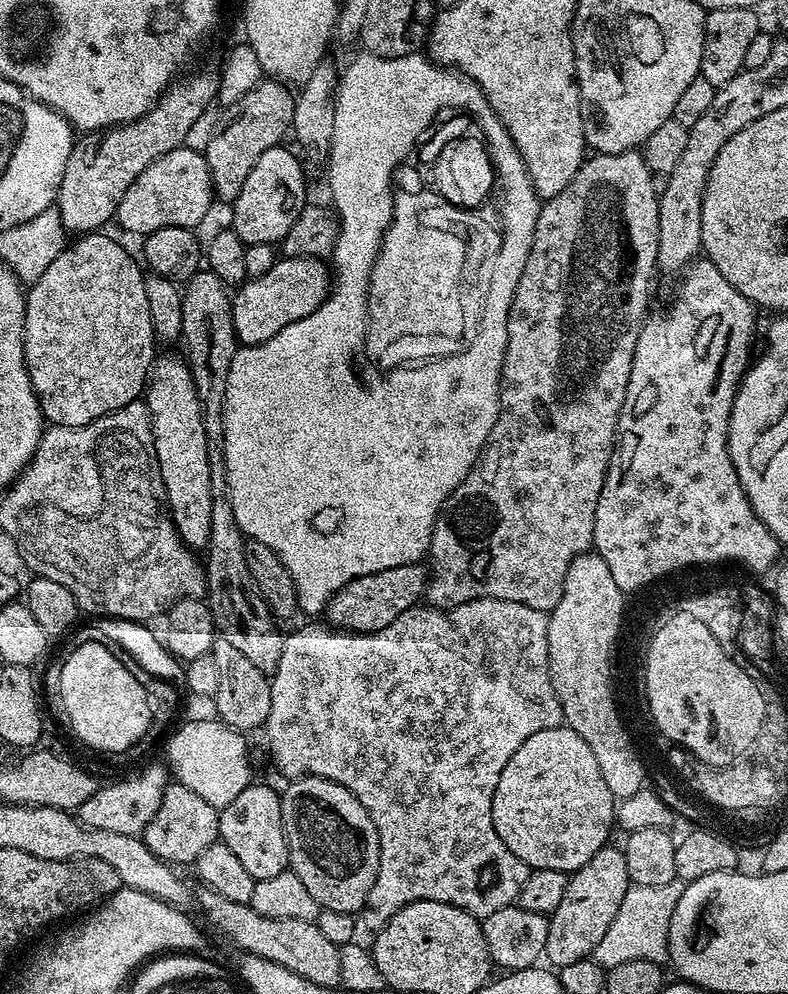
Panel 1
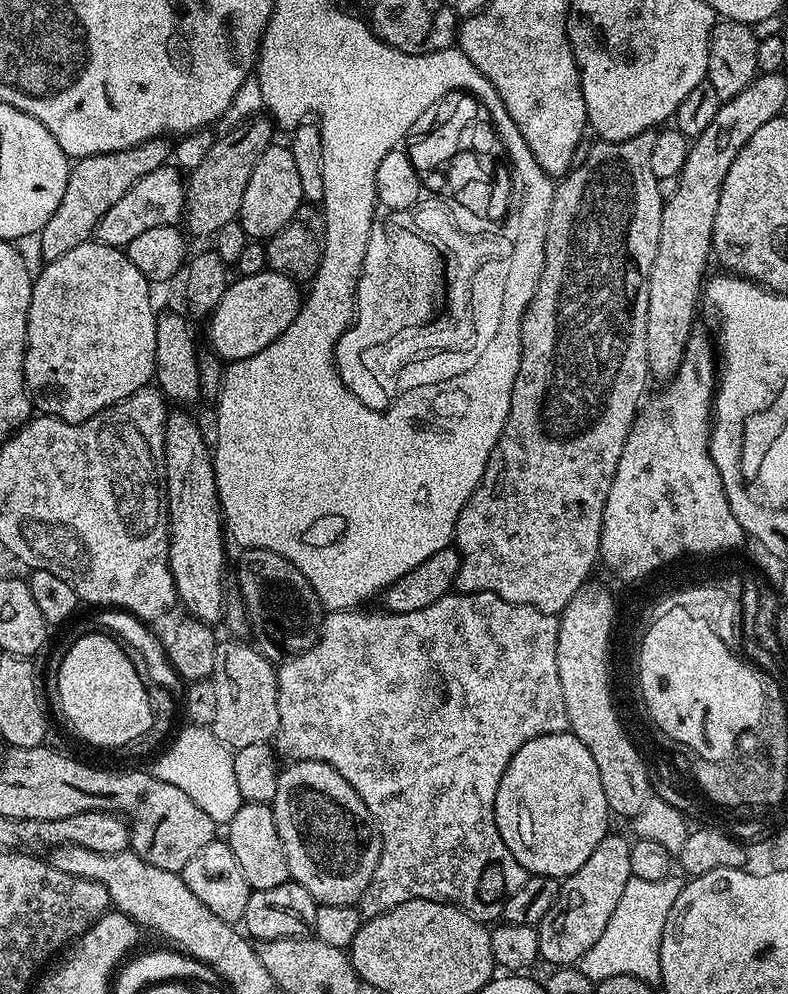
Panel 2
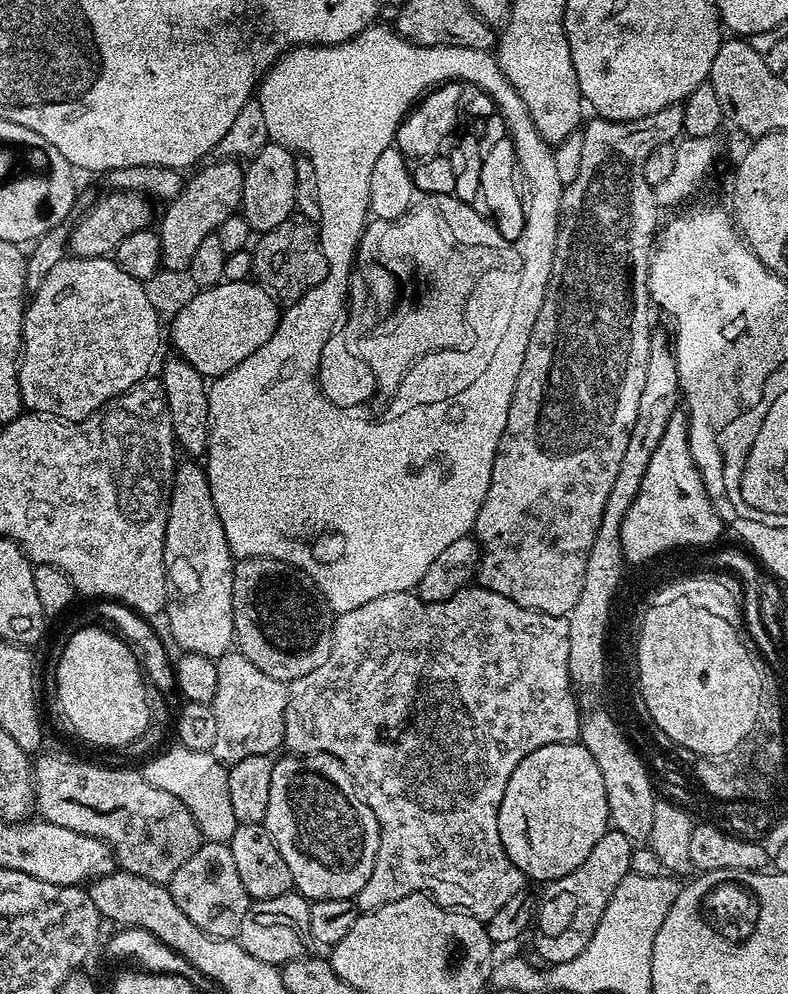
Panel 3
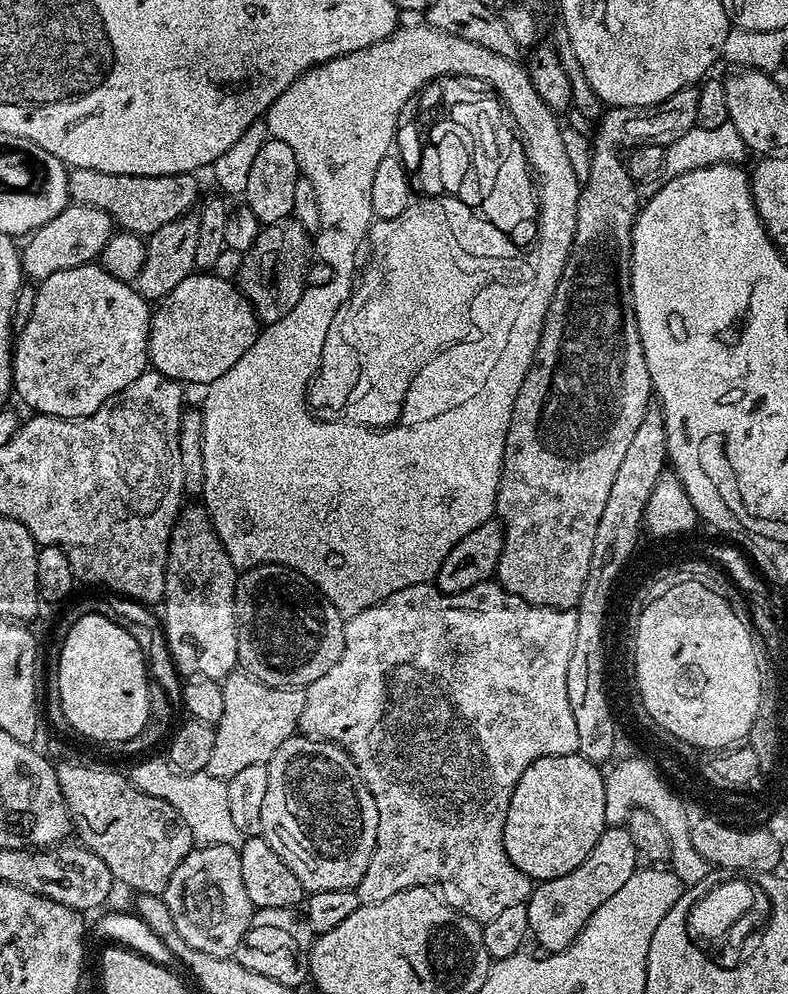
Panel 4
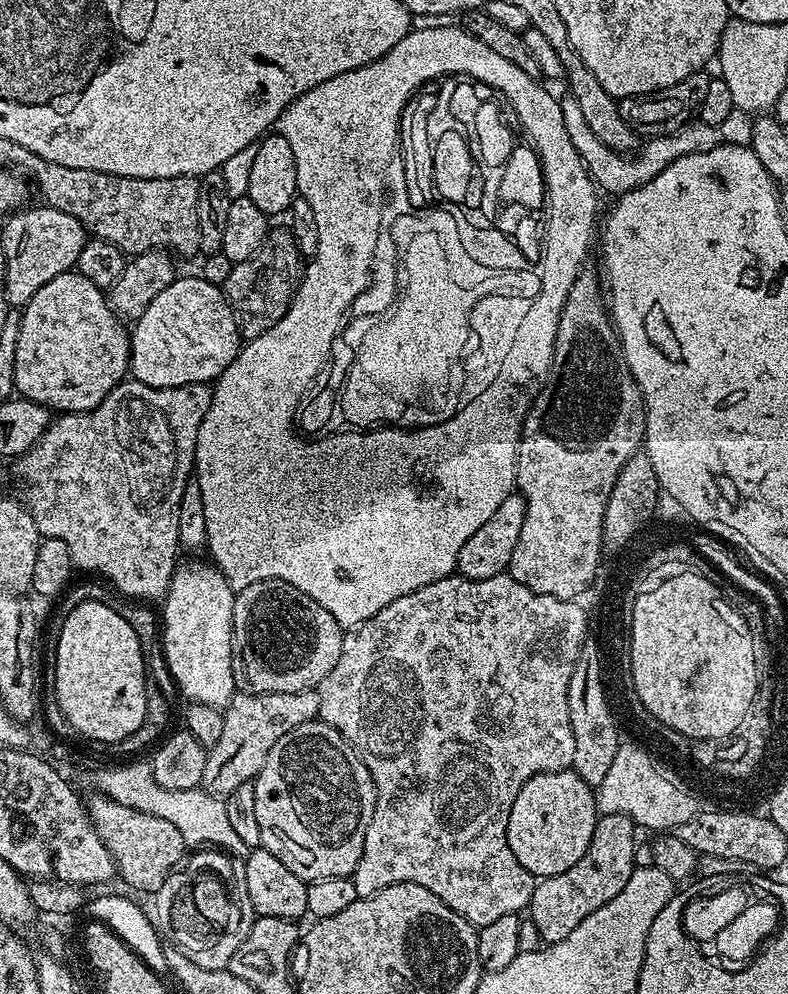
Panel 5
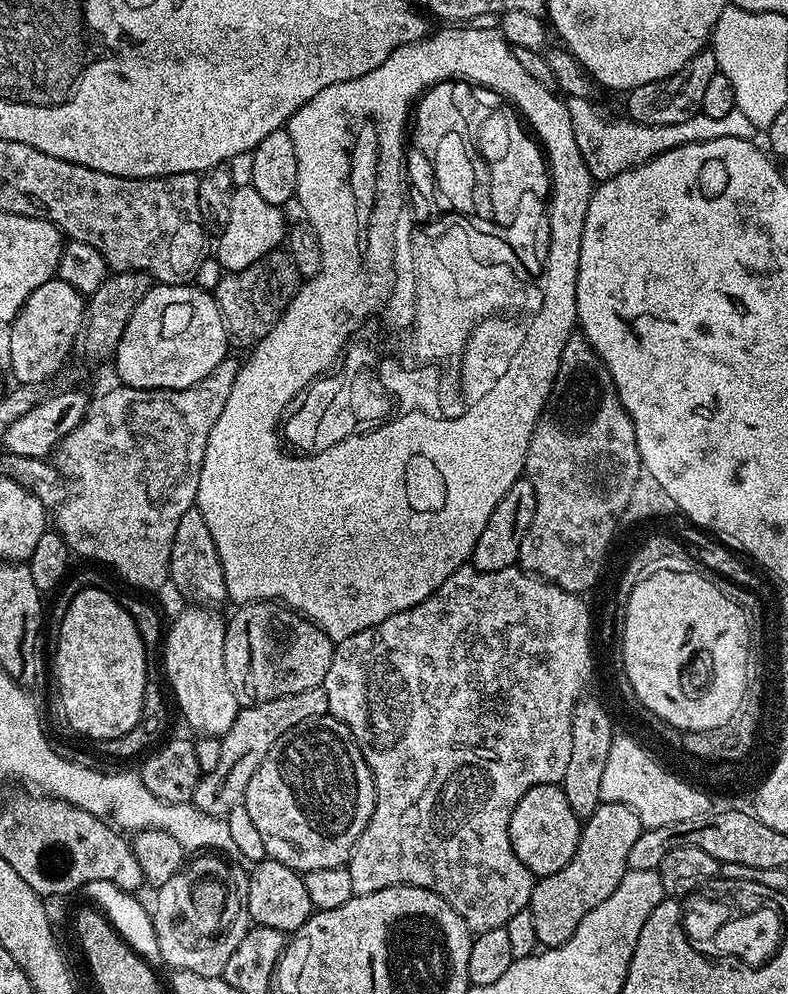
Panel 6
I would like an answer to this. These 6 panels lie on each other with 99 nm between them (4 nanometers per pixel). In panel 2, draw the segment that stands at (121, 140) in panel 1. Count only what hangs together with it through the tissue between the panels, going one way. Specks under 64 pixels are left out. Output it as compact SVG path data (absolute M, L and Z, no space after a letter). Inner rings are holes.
M164 138L148 140L130 150L118 150L110 154L94 154L79 157L69 167L66 194L62 194L62 202L54 214L50 214L50 222L38 233L40 240L41 261L47 262L62 258L74 246L82 246L82 242L93 239L98 222L102 222L102 214L138 182L138 178L146 178L154 170L165 167L170 160L170 144Z

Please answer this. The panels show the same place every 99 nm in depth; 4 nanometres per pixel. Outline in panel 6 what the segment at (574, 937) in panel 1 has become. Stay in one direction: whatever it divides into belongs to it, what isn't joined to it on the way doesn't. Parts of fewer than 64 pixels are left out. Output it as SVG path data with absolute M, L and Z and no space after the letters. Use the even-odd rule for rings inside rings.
M601 802L584 821L580 830L578 850L574 850L574 858L549 876L541 876L533 883L532 897L527 912L534 914L534 931L538 933L538 945L544 948L556 948L565 944L578 930L578 922L614 894L618 882L629 870L628 859L634 842L638 842L642 825L638 814L630 810L630 806L610 802Z

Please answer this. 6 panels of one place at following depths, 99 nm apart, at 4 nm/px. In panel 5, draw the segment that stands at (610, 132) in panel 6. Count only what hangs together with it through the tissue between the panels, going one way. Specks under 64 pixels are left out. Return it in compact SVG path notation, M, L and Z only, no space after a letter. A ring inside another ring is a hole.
M564 92L559 95L560 105L562 106L562 118L566 121L565 129L570 134L570 142L574 145L574 150L578 151L578 156L582 158L587 172L591 174L592 180L597 187L604 191L621 196L636 188L639 183L644 183L657 176L672 161L684 157L690 153L702 153L705 150L712 150L714 146L722 144L734 144L749 147L752 143L753 128L751 115L740 109L730 112L725 121L720 122L718 126L710 126L698 118L694 118L678 131L671 132L669 135L651 137L650 141L646 140L642 151L639 153L640 158L625 153L618 153L610 150L608 146L600 142L598 138L591 133L586 120L582 115L582 109L579 103L570 92Z

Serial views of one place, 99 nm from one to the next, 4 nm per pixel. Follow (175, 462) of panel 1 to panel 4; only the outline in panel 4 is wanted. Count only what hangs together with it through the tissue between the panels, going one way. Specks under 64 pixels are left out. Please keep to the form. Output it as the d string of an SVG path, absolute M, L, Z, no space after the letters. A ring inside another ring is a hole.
M192 502L176 517L168 543L168 565L162 609L162 627L169 652L177 669L185 677L223 681L237 671L238 634L236 633L236 577L238 569L230 562L218 534L208 517L208 511Z

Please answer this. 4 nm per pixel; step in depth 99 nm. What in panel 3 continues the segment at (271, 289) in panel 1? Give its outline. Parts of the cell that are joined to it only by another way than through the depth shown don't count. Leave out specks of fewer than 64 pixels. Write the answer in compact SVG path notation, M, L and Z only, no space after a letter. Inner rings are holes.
M251 279L224 280L212 288L199 289L190 298L190 302L187 302L186 306L183 306L177 316L170 321L172 344L176 347L175 355L184 359L205 378L215 378L226 374L230 370L234 370L234 366L238 366L238 362L250 358L250 354L254 354L254 350L258 350L258 346L262 346L262 342L270 342L280 321L281 311L281 305L276 297Z

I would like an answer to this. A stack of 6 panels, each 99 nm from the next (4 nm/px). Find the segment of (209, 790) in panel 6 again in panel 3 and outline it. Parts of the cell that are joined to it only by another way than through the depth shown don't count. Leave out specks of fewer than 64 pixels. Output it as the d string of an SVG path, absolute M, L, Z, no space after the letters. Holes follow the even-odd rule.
M239 650L225 652L215 661L215 665L218 670L218 686L214 690L211 706L218 734L214 738L212 755L225 766L231 766L255 755L271 757L275 748L279 749L284 743L288 684L278 678L270 678L270 674L262 674L262 670L258 670L258 666L254 666L254 662L250 662L250 658L246 658Z

